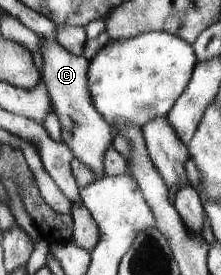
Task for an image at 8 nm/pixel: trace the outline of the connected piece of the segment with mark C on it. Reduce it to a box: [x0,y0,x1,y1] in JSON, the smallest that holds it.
[39,39,114,180]

